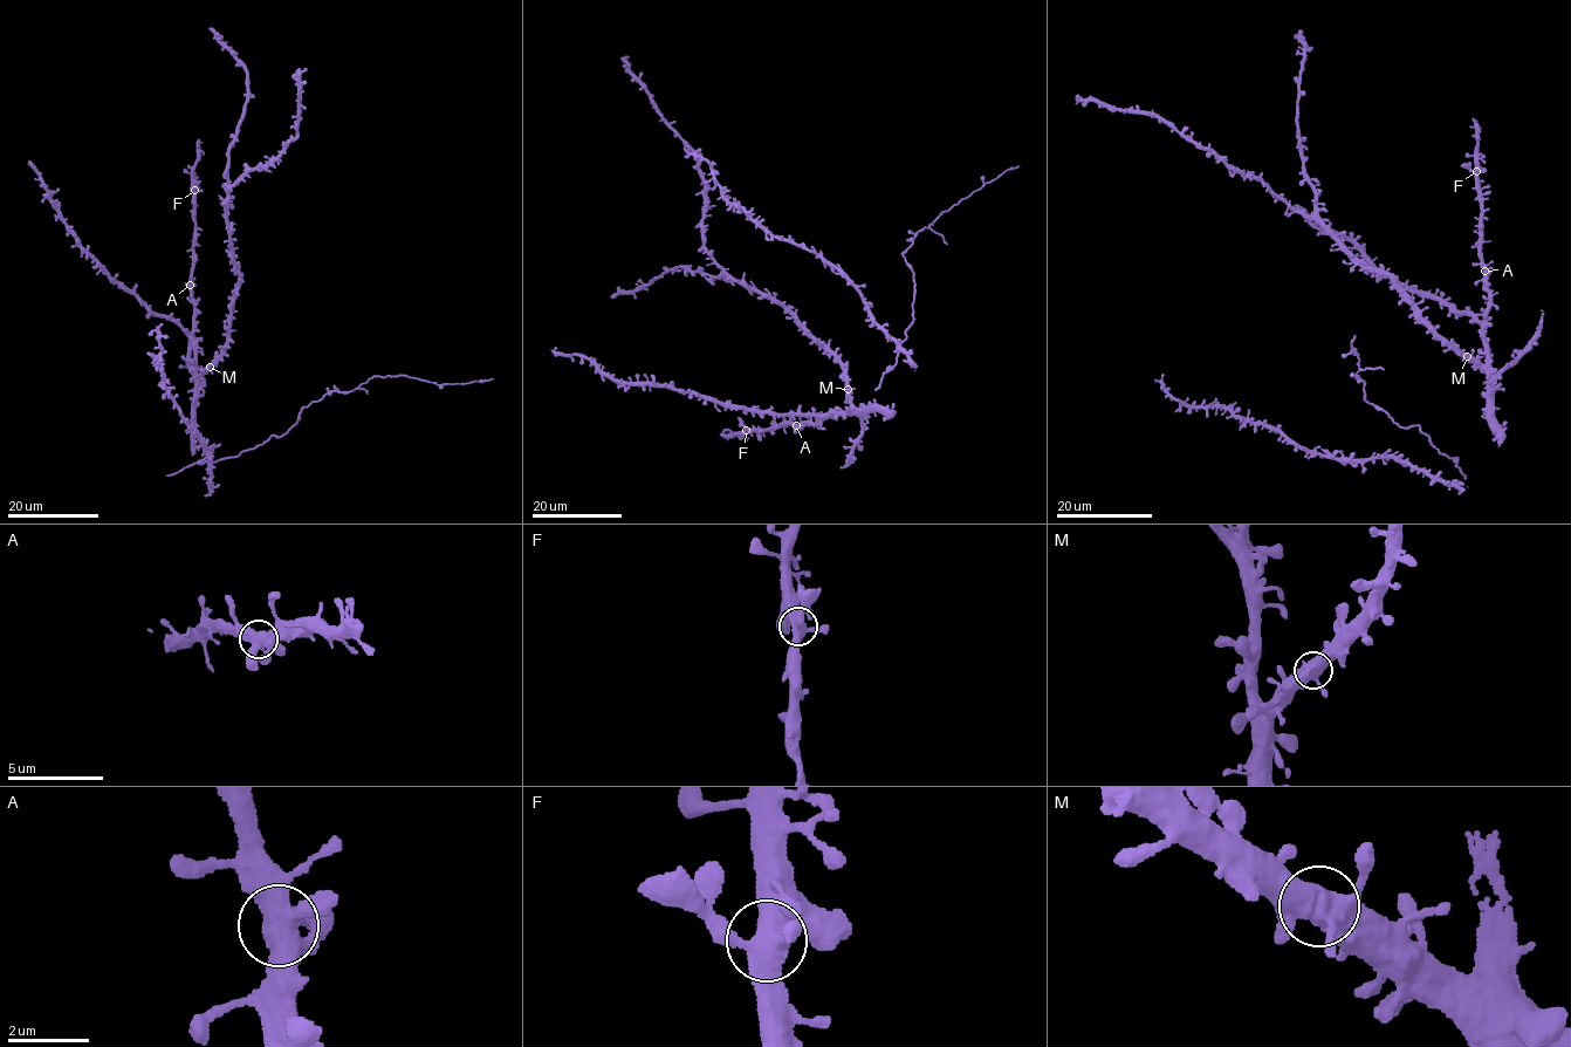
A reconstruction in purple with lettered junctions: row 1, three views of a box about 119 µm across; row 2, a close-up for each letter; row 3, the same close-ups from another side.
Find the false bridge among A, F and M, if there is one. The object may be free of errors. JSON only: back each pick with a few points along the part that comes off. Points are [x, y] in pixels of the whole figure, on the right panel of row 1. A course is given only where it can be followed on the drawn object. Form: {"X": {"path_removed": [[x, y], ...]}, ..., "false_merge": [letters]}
{"false_merge": []}

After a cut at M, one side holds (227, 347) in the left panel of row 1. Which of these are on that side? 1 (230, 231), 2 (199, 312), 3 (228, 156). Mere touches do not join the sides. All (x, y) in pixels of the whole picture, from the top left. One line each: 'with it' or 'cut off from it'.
1: with it
2: cut off from it
3: with it

